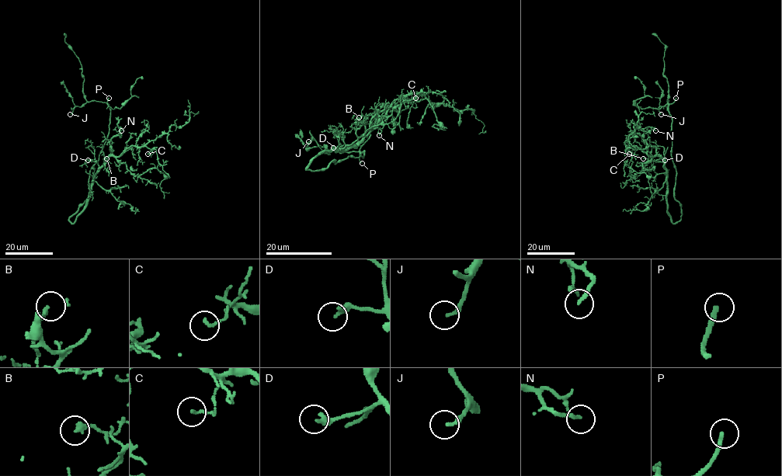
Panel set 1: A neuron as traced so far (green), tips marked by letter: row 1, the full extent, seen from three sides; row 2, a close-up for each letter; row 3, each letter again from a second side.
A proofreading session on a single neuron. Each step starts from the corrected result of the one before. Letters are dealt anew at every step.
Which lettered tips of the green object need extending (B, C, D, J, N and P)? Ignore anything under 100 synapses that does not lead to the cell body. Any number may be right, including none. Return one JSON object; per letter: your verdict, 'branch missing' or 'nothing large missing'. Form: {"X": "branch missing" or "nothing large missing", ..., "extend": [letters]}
{"B": "nothing large missing", "C": "nothing large missing", "D": "nothing large missing", "J": "nothing large missing", "N": "nothing large missing", "P": "branch missing", "extend": ["P"]}

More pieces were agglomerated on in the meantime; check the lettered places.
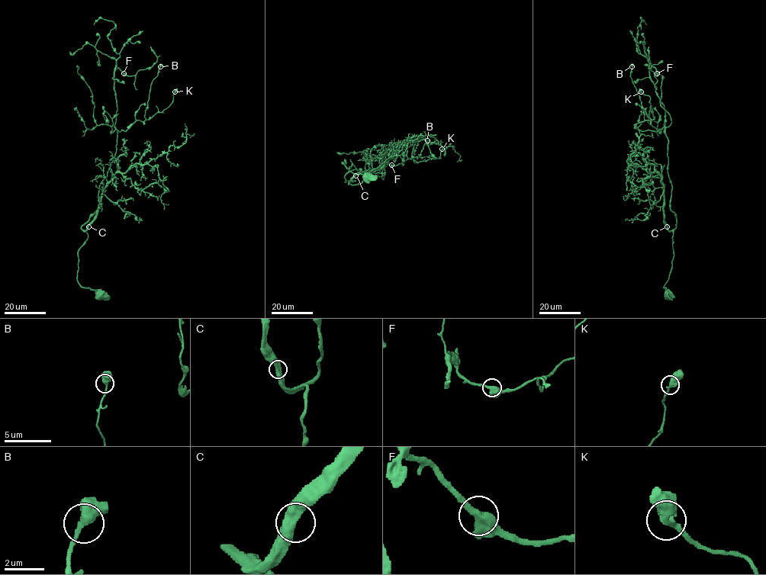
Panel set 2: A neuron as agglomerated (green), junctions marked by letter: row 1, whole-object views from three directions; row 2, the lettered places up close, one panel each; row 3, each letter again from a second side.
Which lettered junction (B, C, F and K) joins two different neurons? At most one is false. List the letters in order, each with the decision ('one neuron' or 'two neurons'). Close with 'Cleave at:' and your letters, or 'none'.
B: one neuron
C: one neuron
F: one neuron
K: one neuron
Cleave at: none

